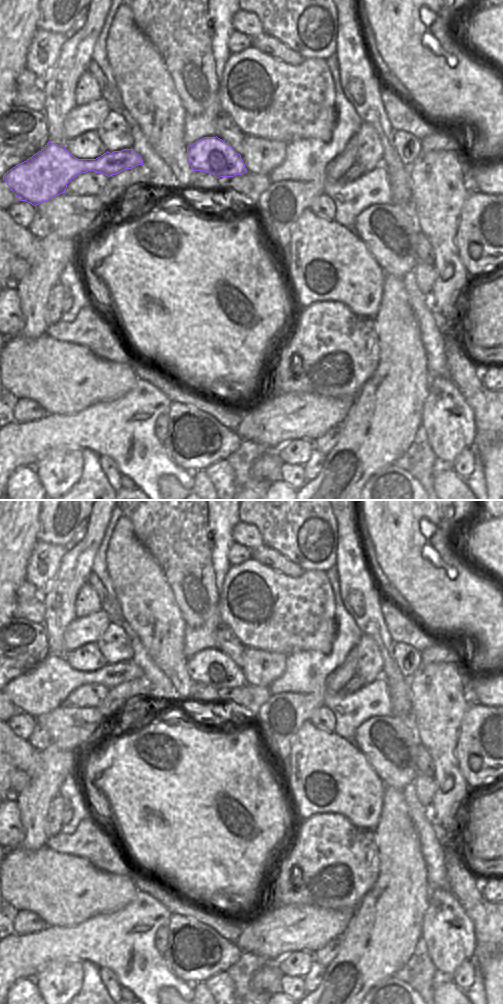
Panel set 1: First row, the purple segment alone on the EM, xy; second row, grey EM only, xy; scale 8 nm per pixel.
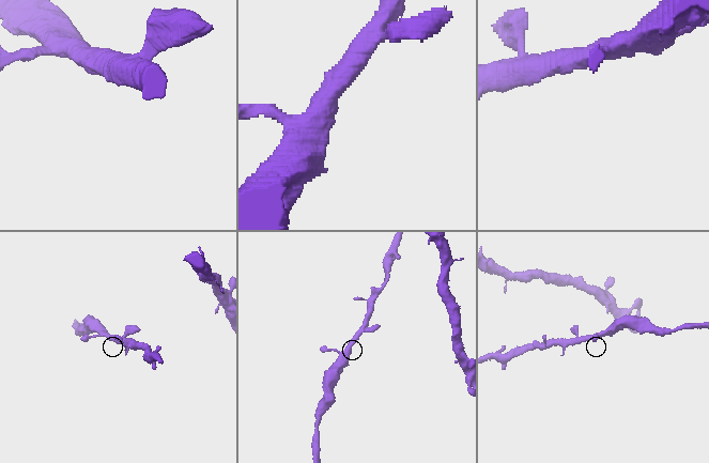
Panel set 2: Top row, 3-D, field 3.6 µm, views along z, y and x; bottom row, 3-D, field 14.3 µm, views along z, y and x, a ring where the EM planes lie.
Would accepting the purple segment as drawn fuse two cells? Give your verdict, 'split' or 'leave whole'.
leave whole

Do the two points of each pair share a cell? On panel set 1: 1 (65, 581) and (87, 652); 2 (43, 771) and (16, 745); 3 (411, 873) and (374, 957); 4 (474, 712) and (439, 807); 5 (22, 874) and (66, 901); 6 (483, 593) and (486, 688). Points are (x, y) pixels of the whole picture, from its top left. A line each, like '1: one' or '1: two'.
1: two
2: two
3: one
4: two
5: one
6: two

